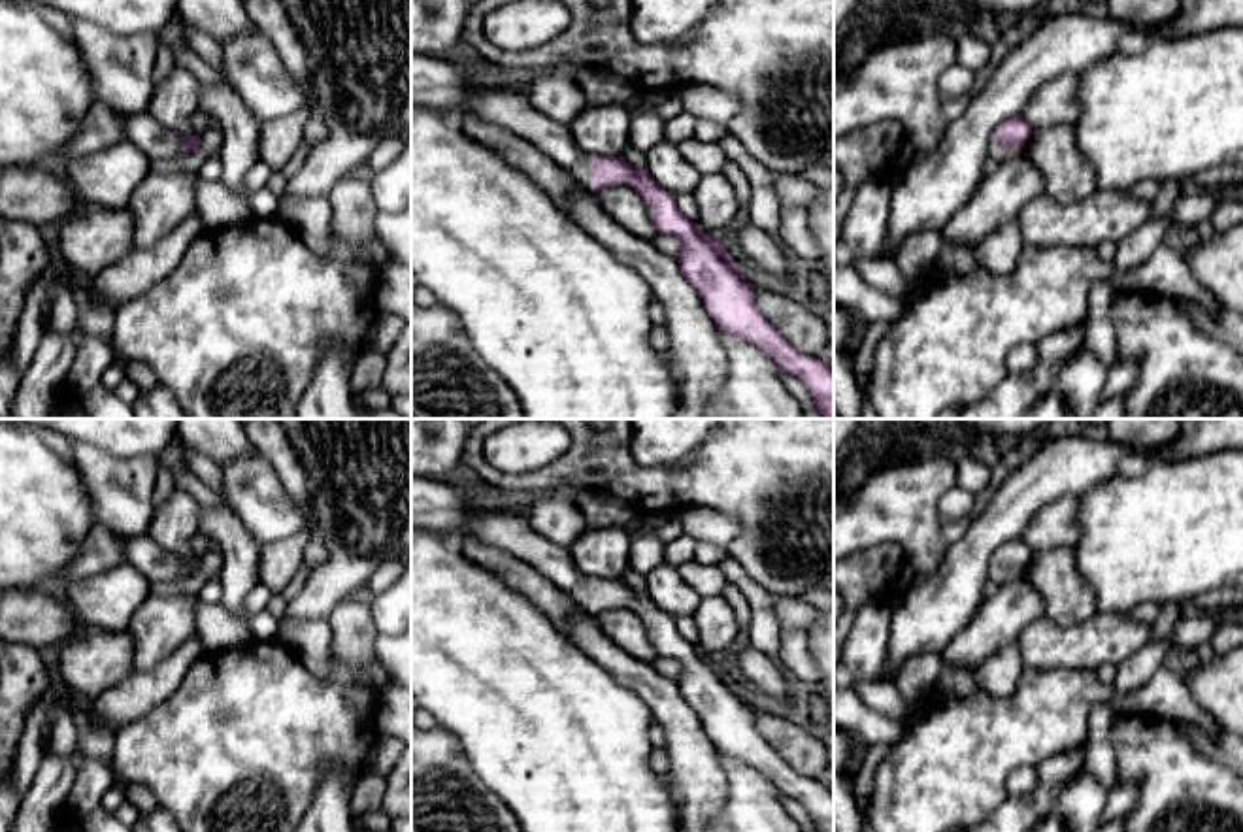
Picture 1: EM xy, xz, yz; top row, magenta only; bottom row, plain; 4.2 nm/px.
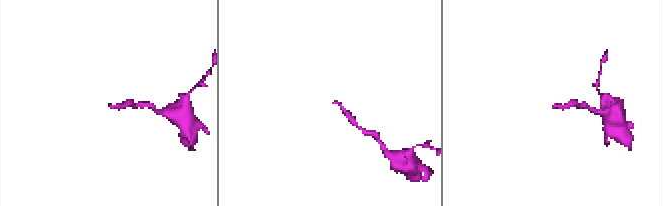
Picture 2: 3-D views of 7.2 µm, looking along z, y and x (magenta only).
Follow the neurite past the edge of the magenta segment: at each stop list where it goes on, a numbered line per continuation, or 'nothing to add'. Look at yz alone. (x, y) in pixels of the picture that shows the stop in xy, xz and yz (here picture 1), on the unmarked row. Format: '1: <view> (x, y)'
1: yz (994, 574)

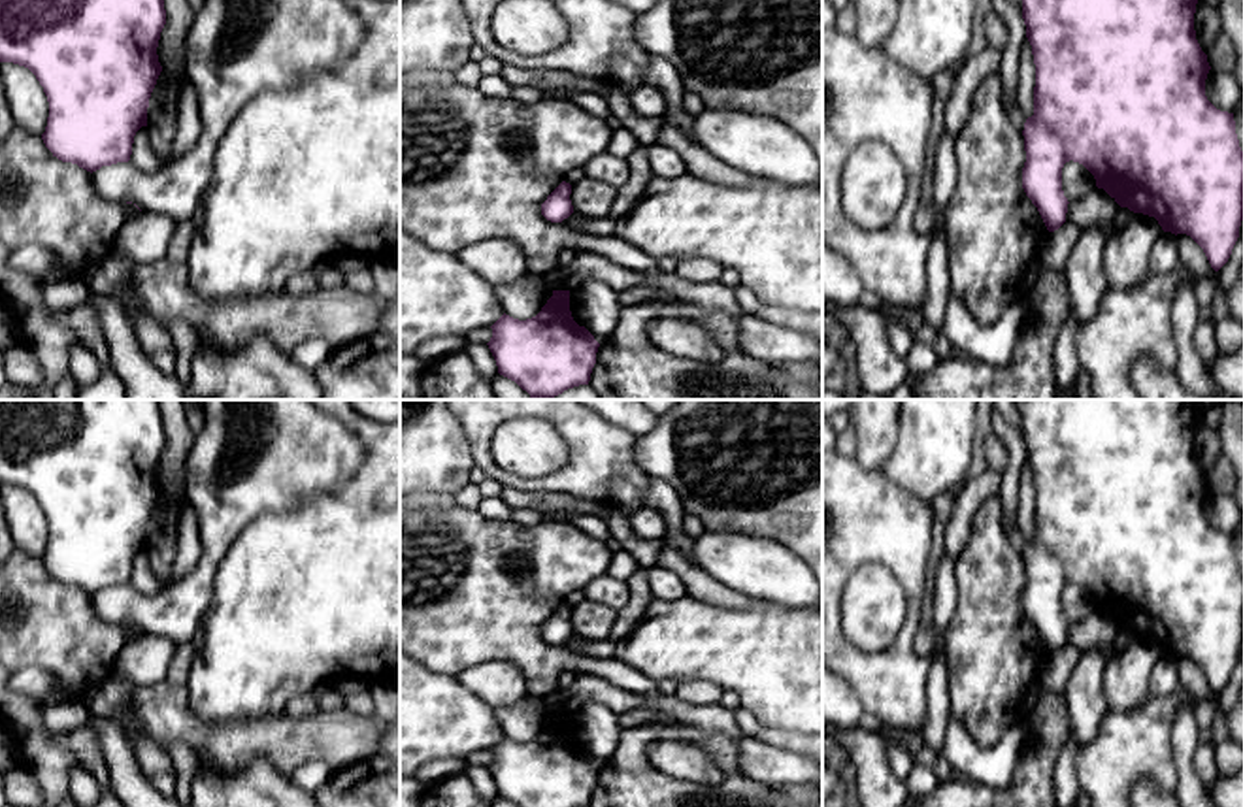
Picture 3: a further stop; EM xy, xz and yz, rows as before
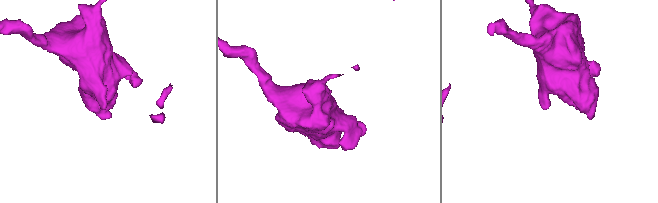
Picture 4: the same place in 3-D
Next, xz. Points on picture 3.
nothing to add

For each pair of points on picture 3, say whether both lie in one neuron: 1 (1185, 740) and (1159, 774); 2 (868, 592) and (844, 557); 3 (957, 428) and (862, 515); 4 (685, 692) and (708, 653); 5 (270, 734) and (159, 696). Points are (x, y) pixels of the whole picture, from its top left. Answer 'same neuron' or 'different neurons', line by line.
1: different neurons
2: different neurons
3: different neurons
4: different neurons
5: same neuron

